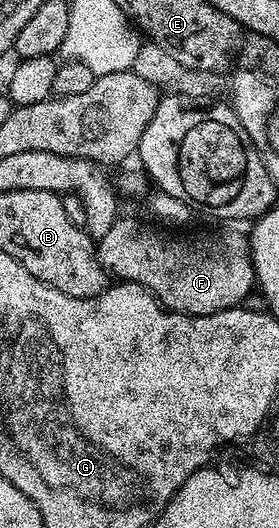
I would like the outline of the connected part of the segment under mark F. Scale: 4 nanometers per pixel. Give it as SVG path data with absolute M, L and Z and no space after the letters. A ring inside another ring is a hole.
M117 218L116 223L110 225L110 233L98 241L96 248L96 258L109 276L142 285L167 310L180 311L183 315L209 315L239 307L253 294L257 286L256 271L252 267L250 243L245 236L243 239L240 235L220 235L217 239L200 239L197 243L187 243L184 239L159 235L154 228L147 227L136 219L124 218Z

